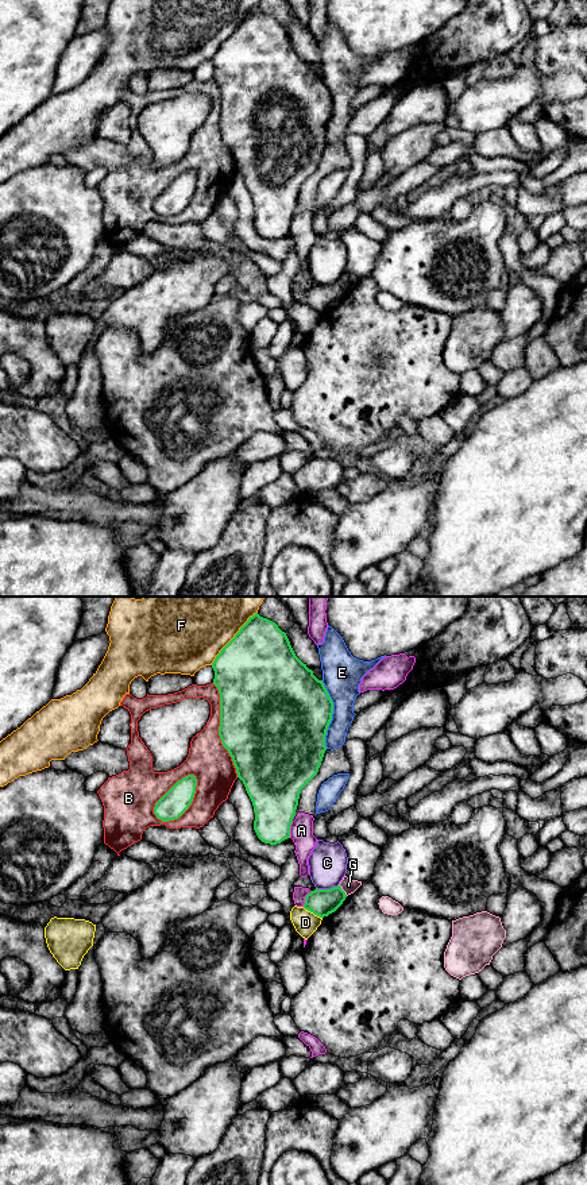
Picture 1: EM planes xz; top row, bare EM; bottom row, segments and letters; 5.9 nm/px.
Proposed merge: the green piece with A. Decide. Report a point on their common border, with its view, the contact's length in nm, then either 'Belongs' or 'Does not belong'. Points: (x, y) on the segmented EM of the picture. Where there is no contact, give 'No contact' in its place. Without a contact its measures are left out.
Touches green at xz (289, 829). Shared border 110 nm. Does not belong

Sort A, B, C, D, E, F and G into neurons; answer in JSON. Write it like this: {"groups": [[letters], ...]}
{"groups": [["A"], ["B"], ["C"], ["D"], ["E"], ["F"], ["G"]]}

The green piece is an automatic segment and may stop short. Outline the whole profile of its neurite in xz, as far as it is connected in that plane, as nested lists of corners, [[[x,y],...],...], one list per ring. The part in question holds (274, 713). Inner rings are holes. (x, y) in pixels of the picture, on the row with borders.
[[[258,613],[248,618],[212,663],[220,694],[219,736],[252,802],[258,838],[270,845],[290,838],[301,790],[317,775],[333,702],[313,671],[294,653],[285,632]]]

